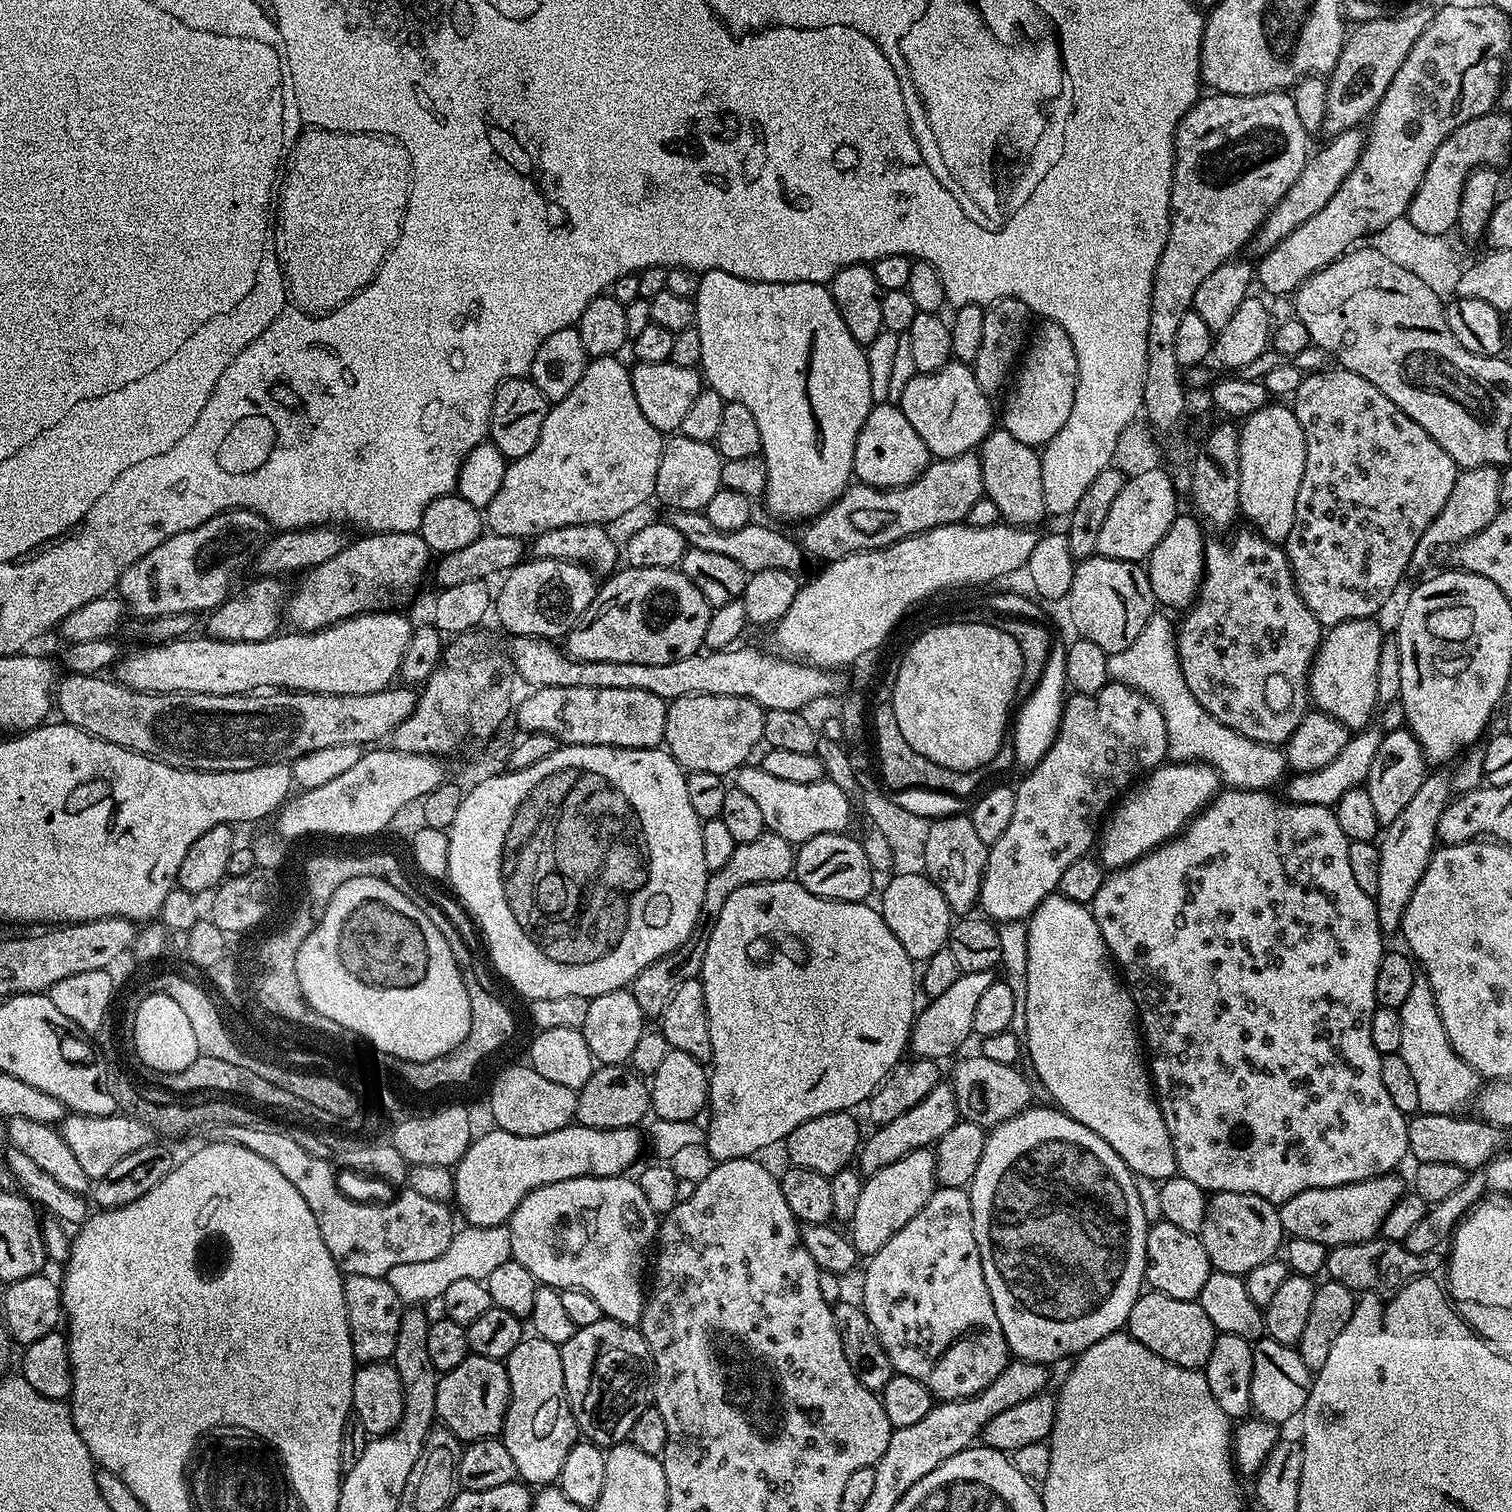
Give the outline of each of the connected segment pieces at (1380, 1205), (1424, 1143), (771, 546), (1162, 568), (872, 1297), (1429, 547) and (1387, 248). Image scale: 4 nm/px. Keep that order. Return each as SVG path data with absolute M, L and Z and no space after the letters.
M1399 1175L1372 1176L1369 1180L1343 1184L1333 1188L1315 1188L1314 1190L1302 1190L1302 1194L1294 1194L1285 1204L1279 1205L1280 1221L1285 1233L1292 1238L1310 1238L1310 1242L1318 1242L1325 1248L1337 1248L1343 1244L1361 1244L1367 1240L1377 1239L1381 1235L1386 1214L1398 1202L1398 1198L1404 1195L1406 1184L1399 1180Z
M1416 1114L1408 1120L1408 1150L1413 1161L1450 1162L1466 1170L1484 1167L1493 1156L1505 1147L1505 1133L1501 1129L1479 1119L1467 1120L1464 1114Z
M669 511L666 522L674 526L686 538L689 548L698 550L710 550L713 554L726 554L726 558L734 558L738 566L742 566L745 572L751 574L758 570L786 570L787 572L799 573L799 568L806 561L806 553L795 539L787 540L776 528L767 528L764 524L753 522L742 526L742 530L718 530L718 526L710 523L703 511L677 512Z
M1177 514L1174 522L1170 522L1170 530L1162 534L1162 542L1158 542L1158 546L1154 546L1154 550L1148 555L1146 571L1150 578L1150 590L1154 594L1157 605L1165 609L1187 610L1196 601L1204 577L1206 535L1204 536L1203 531L1205 532L1205 529L1195 515Z
M937 1187L926 1206L898 1234L891 1236L867 1264L862 1307L899 1375L922 1382L937 1401L943 1402L977 1396L1002 1374L1010 1362L1008 1343L986 1286L986 1274L974 1238L972 1197L964 1188Z
M1483 466L1480 468L1465 468L1459 473L1454 482L1454 490L1450 490L1450 498L1446 498L1446 506L1426 526L1422 538L1418 538L1418 546L1412 555L1411 567L1424 568L1432 560L1432 551L1435 548L1451 549L1461 544L1466 538L1478 534L1500 511L1502 505L1498 498L1498 482L1500 481L1500 468L1496 466Z
M1403 215L1388 222L1387 225L1375 233L1372 238L1372 246L1380 254L1385 255L1390 262L1397 263L1403 269L1417 274L1422 282L1430 286L1430 290L1438 294L1440 299L1449 299L1456 291L1462 262L1458 260L1456 248L1457 237L1453 233L1442 235L1425 234L1417 230L1412 222Z

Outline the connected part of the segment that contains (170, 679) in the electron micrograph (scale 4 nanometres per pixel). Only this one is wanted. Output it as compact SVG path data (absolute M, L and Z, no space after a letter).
M381 610L363 616L351 616L318 632L293 631L292 636L277 634L262 642L226 642L214 640L206 634L192 634L178 640L152 642L144 646L148 648L140 648L129 656L127 653L115 665L115 679L139 692L193 692L211 696L239 696L257 690L325 692L331 696L370 694L382 691L397 679L413 627L413 621L399 616L396 610Z

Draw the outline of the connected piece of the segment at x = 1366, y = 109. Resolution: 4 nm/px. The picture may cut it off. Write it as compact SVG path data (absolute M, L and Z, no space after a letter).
M1410 10L1380 17L1374 20L1361 21L1356 30L1347 35L1338 62L1327 79L1326 118L1323 119L1322 130L1328 136L1342 133L1347 129L1357 128L1367 121L1375 108L1385 96L1390 82L1406 55L1414 46L1414 42L1428 25L1429 13L1422 10Z

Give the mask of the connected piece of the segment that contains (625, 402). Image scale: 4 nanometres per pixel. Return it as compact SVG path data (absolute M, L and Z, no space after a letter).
M597 356L589 359L588 365L584 368L582 378L578 378L578 386L566 394L566 398L555 401L549 407L546 414L546 422L542 422L542 434L538 434L538 442L530 454L511 461L505 470L505 477L502 478L497 494L486 507L486 528L494 535L514 535L523 538L535 538L546 530L558 526L574 526L575 524L603 524L611 525L611 520L640 508L649 499L653 499L656 490L656 479L658 478L658 462L662 458L665 437L652 425L650 418L642 414L642 406L638 406L638 398L634 398L634 386L632 385L632 373L629 365L623 364L616 356Z

